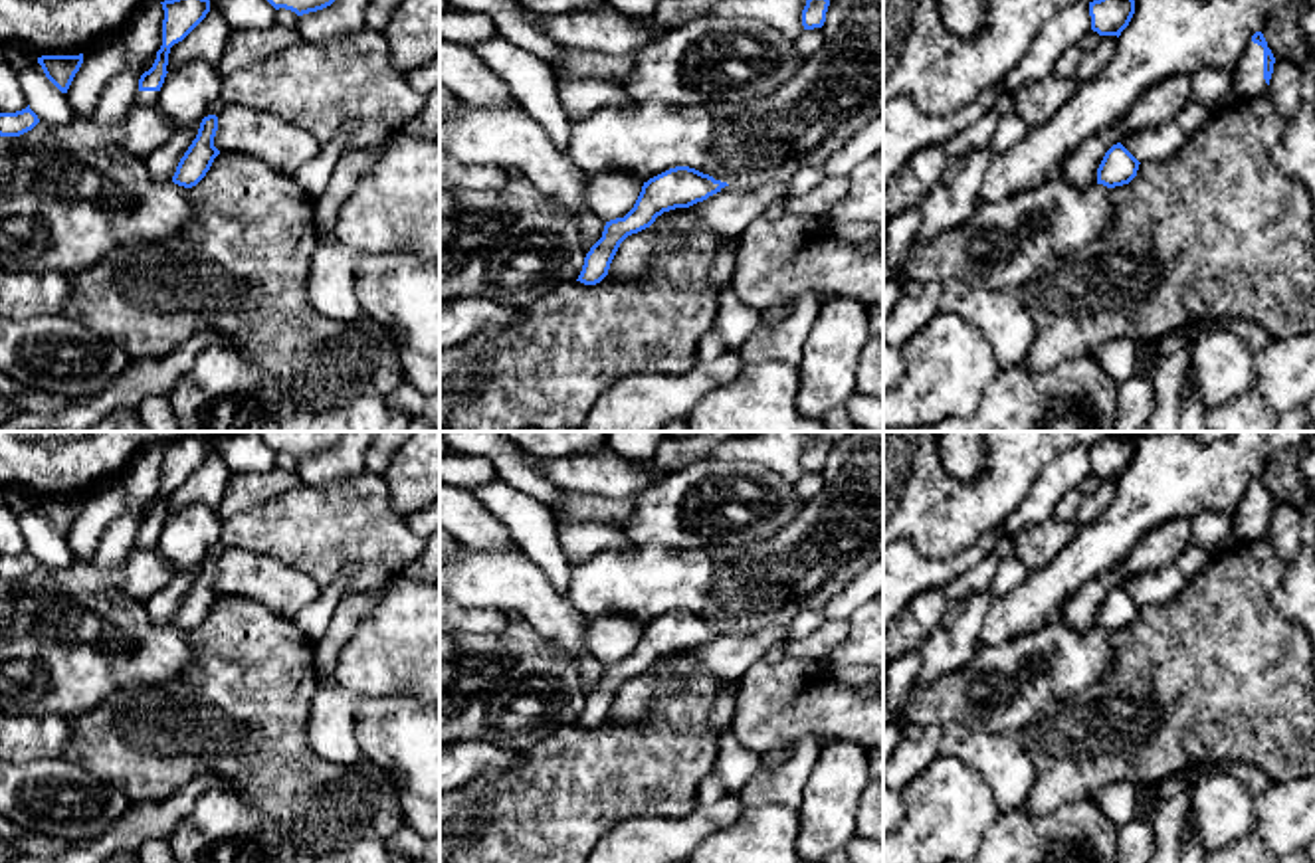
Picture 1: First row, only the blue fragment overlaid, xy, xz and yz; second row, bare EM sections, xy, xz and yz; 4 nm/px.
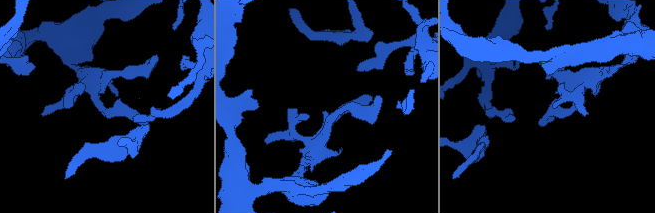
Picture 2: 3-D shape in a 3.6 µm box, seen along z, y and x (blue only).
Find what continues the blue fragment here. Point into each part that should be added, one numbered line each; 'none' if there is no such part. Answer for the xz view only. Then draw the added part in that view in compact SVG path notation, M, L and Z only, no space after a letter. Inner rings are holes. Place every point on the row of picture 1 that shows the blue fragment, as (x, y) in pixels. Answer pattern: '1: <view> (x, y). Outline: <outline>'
none

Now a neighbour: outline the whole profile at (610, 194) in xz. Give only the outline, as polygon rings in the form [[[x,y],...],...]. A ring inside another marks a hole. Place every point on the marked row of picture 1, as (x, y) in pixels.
[[[618,170],[582,172],[582,178],[588,206],[604,222],[624,218],[634,208],[644,186],[636,176]]]

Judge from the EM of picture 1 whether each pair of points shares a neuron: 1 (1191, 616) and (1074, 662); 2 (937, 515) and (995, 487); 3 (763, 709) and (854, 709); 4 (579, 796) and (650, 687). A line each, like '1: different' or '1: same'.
1: different
2: same
3: same
4: different

